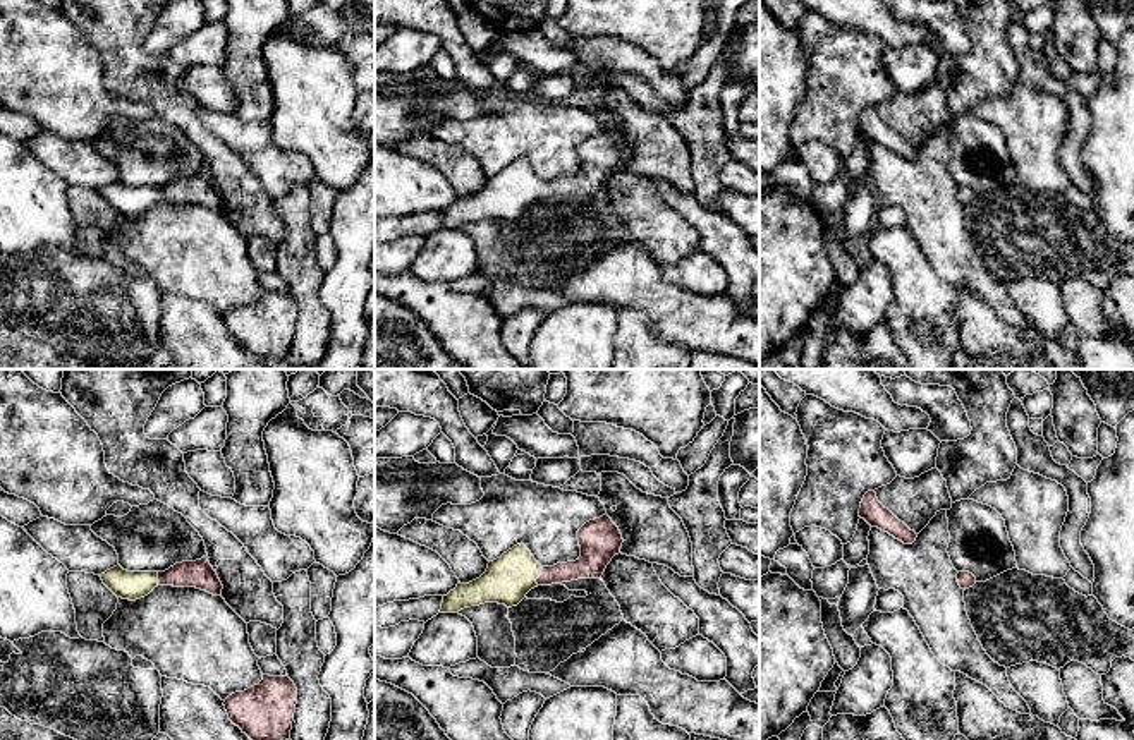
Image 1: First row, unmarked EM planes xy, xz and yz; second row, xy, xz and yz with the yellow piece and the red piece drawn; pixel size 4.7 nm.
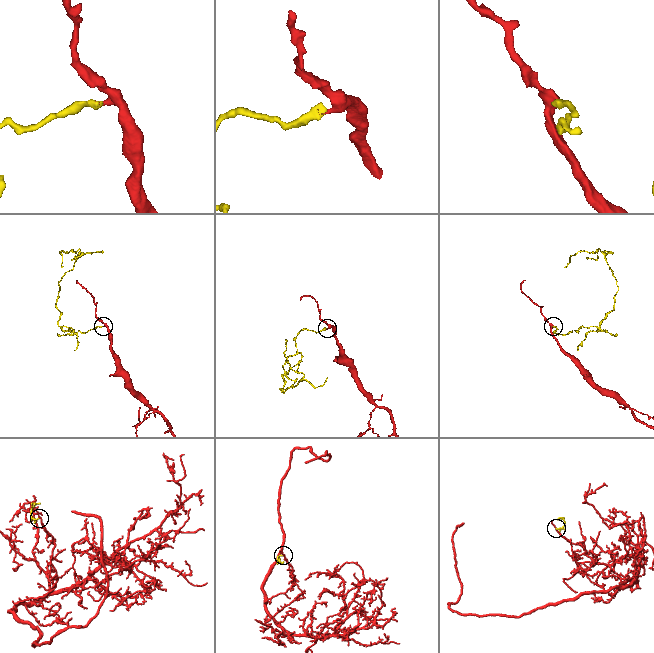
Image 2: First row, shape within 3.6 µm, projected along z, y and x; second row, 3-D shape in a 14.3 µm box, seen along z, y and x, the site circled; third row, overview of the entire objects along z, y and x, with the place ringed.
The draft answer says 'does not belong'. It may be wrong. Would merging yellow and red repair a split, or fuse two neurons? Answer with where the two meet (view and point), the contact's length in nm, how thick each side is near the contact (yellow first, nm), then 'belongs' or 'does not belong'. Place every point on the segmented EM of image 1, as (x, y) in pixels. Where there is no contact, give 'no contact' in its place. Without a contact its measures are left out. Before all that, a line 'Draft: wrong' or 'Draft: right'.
Draft: wrong
contact xz (540, 574); length 90 nm; calibres 220 and 140 nm; belongs

